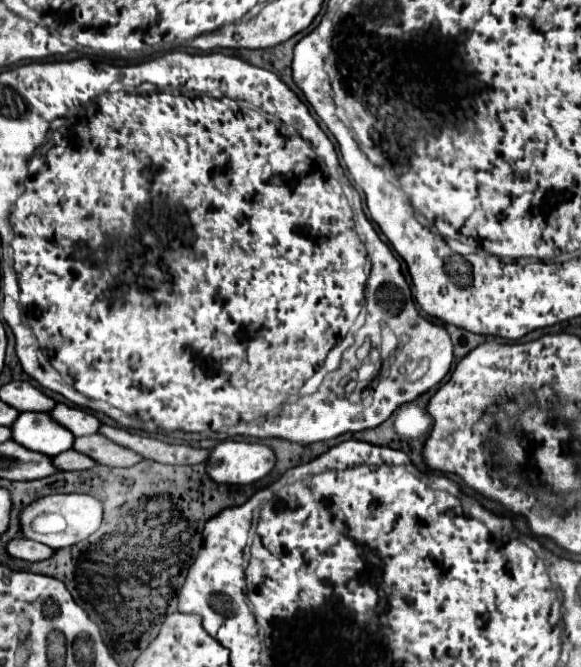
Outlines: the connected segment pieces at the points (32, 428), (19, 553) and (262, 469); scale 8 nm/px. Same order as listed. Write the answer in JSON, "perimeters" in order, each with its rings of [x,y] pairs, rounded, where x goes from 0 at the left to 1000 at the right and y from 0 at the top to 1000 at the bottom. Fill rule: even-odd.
{"perimeters":[[[[38,618],[17,645],[17,660],[79,684],[100,684],[103,678],[120,675],[127,663],[127,654],[76,618]]],[[[24,807],[7,819],[10,831],[17,831],[21,837],[34,837],[34,840],[48,840],[48,843],[69,843],[79,840],[83,834],[93,831],[93,825],[86,825],[83,819],[69,816],[69,813],[55,813],[45,807]]],[[[386,660],[375,663],[358,690],[355,711],[372,726],[420,729],[454,717],[475,693],[472,678],[444,663],[427,660]]]]}

